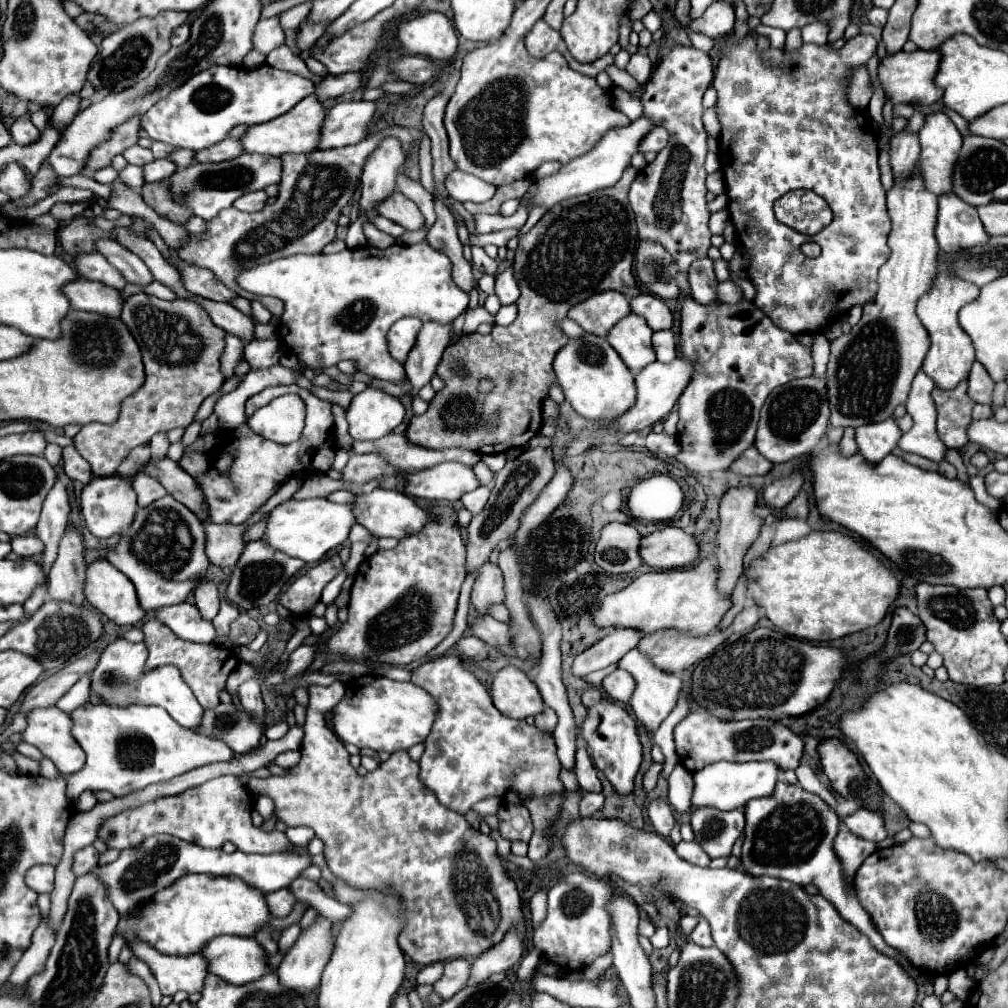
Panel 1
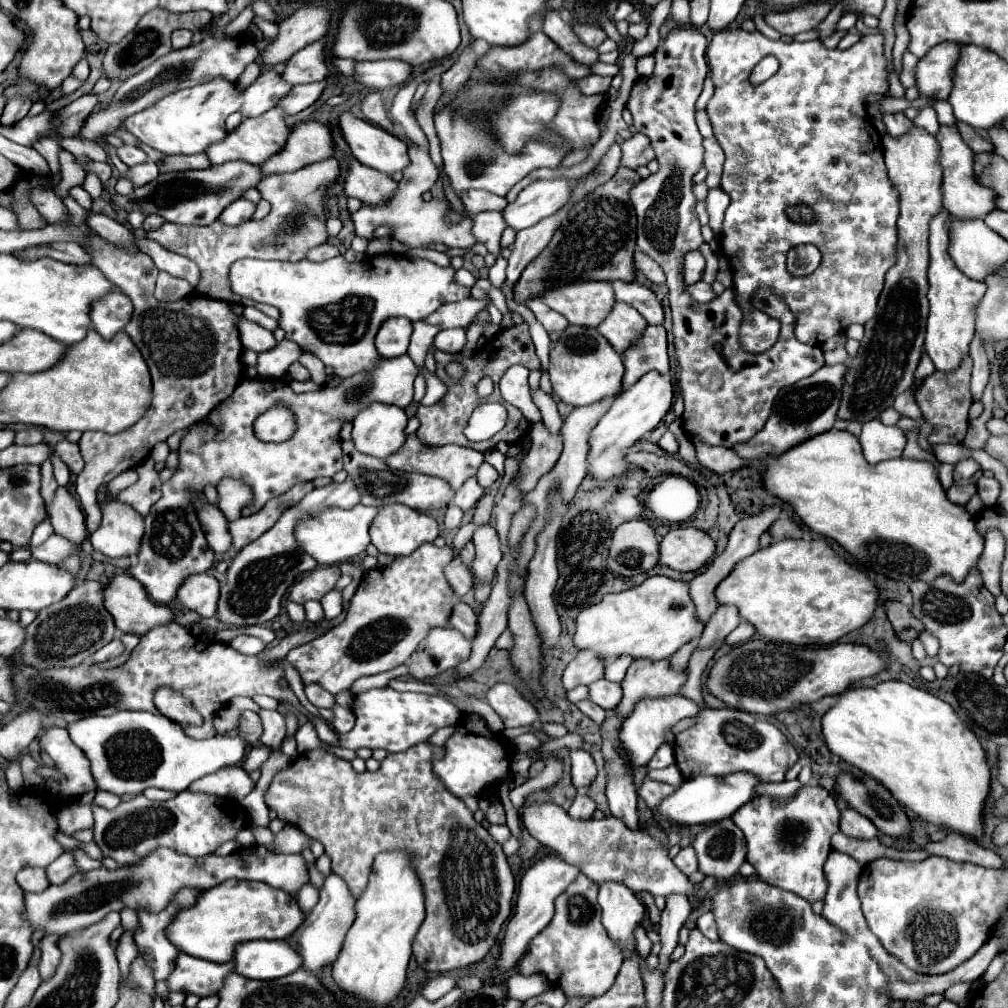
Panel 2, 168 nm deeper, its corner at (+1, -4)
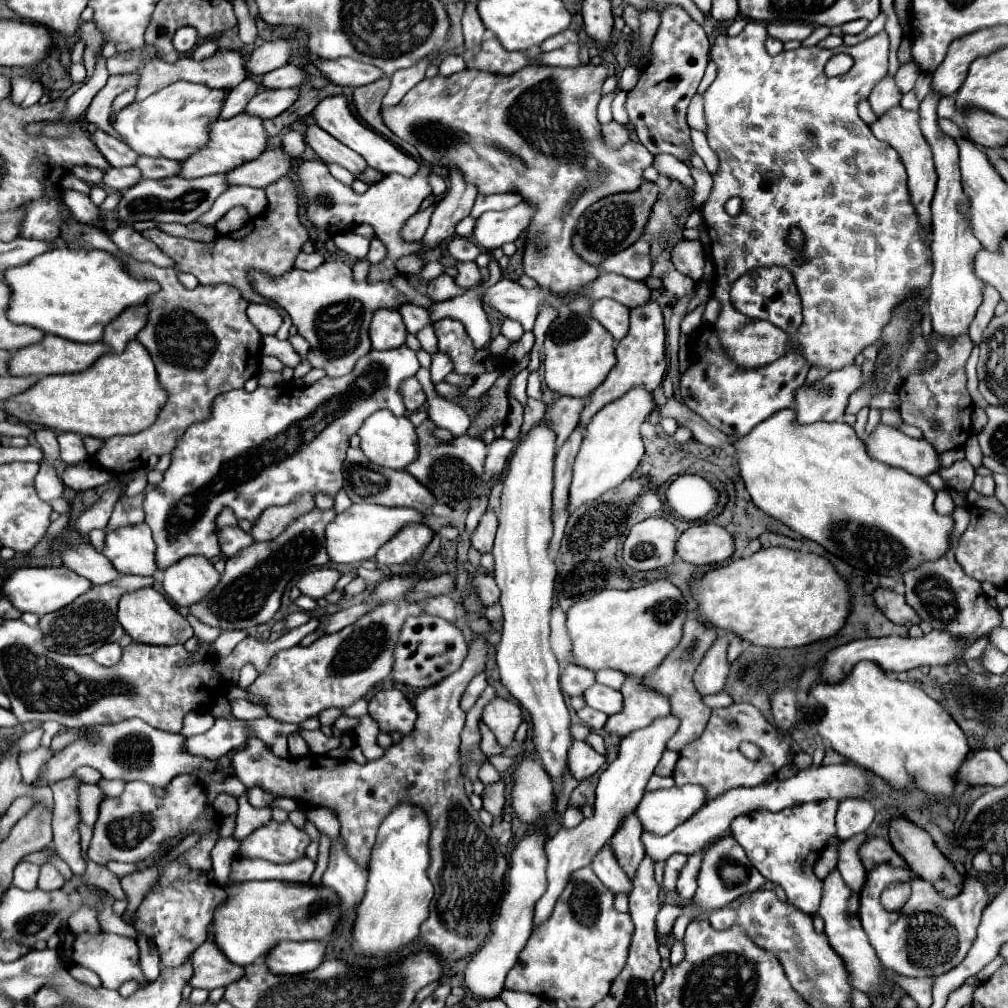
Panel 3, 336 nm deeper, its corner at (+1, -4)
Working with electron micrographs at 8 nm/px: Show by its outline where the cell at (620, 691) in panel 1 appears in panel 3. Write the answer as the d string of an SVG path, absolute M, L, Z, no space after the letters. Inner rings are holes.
M600 683L586 689L584 699L592 709L602 711L606 715L614 715L614 713L618 713L622 709L622 693L612 689L612 687L600 685Z

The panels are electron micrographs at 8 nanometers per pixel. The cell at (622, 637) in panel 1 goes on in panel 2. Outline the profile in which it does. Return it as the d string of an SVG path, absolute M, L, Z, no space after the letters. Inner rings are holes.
M578 651L576 657L564 669L562 683L564 683L564 687L568 691L574 689L574 687L578 687L578 685L590 685L590 683L602 679L604 665L606 665L606 661L602 661L594 653L590 653L590 651Z

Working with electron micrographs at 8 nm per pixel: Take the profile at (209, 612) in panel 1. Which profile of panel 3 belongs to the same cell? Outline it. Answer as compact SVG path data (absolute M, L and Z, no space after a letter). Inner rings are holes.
M184 557L162 575L164 593L180 607L200 603L220 581L220 573L204 557Z

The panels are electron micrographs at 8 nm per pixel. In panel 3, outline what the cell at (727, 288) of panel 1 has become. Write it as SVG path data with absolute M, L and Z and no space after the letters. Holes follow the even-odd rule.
M670 269L664 277L664 285L670 293L674 293L678 299L686 297L686 295L694 295L696 293L696 283L688 277L684 277L682 273L678 273L676 269Z

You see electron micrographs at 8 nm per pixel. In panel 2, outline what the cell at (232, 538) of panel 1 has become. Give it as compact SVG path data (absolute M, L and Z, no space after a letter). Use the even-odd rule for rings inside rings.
M310 481L308 483L296 483L288 493L268 501L268 505L264 505L258 513L254 513L250 517L240 517L238 521L232 521L230 523L232 553L238 553L244 545L252 543L262 533L266 533L292 503L298 503L312 489L314 489L314 485Z

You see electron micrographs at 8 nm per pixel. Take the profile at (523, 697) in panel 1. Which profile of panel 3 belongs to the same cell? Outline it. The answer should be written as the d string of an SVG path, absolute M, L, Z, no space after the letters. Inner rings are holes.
M494 697L482 711L482 721L490 727L490 731L496 735L498 743L508 747L512 743L512 737L520 723L524 721L522 709L518 703L504 699L504 697Z

